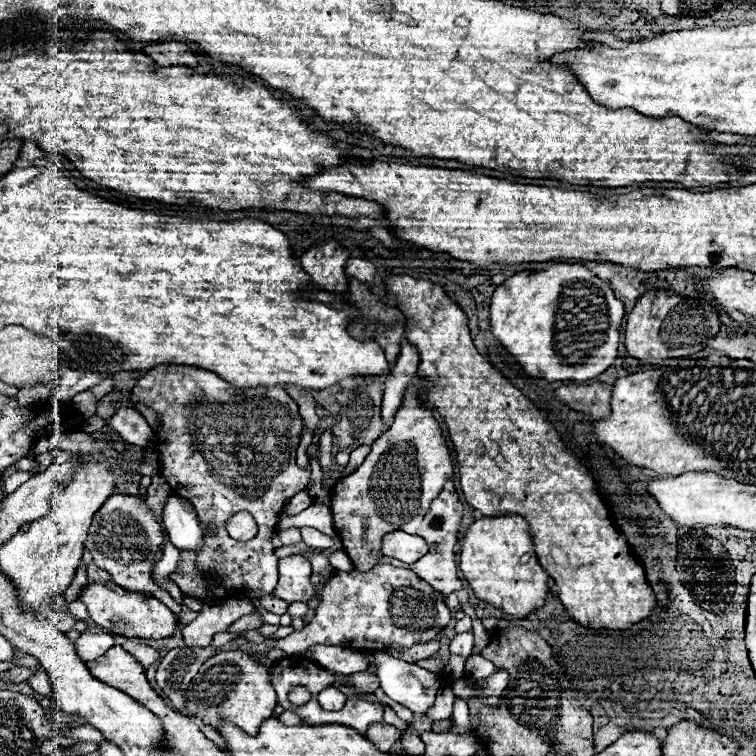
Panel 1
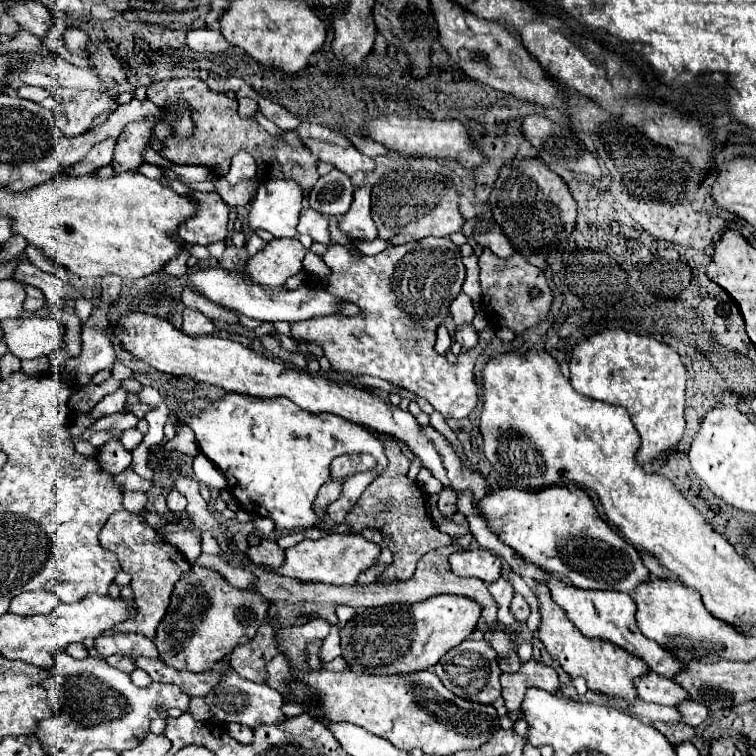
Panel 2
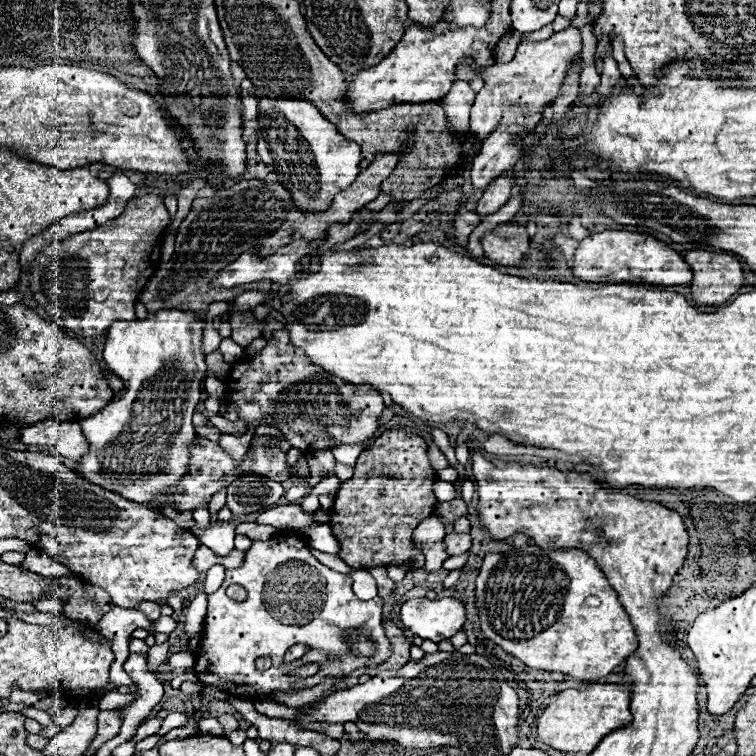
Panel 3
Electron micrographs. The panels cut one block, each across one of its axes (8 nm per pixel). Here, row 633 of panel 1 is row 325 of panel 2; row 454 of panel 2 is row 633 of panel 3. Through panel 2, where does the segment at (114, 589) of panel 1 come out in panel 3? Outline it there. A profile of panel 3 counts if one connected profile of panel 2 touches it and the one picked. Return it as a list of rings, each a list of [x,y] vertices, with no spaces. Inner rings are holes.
[[[414,598],[400,608],[402,624],[416,636],[440,642],[458,634],[466,624],[466,606],[456,598]]]

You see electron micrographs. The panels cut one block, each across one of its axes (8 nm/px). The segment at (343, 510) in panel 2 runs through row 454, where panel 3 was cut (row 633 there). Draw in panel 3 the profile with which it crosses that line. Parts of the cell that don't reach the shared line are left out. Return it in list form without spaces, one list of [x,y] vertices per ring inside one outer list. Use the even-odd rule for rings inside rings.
[[[278,530],[270,540],[256,540],[244,554],[238,568],[226,570],[222,586],[208,596],[208,614],[204,638],[196,650],[196,674],[200,682],[224,686],[236,696],[266,698],[276,690],[312,688],[326,676],[348,676],[366,666],[384,664],[390,658],[390,640],[382,628],[384,601],[380,597],[362,601],[352,592],[350,574],[334,572],[320,564],[308,550],[308,540],[298,530]],[[230,584],[240,584],[248,592],[246,602],[236,602],[226,596]],[[366,628],[378,644],[378,654],[372,658],[354,658],[342,638],[344,630]],[[294,644],[308,644],[312,650],[294,662],[284,662],[284,654]],[[260,656],[270,656],[272,668],[256,670],[254,662]],[[320,662],[322,670],[308,678],[290,678],[292,670]]]

